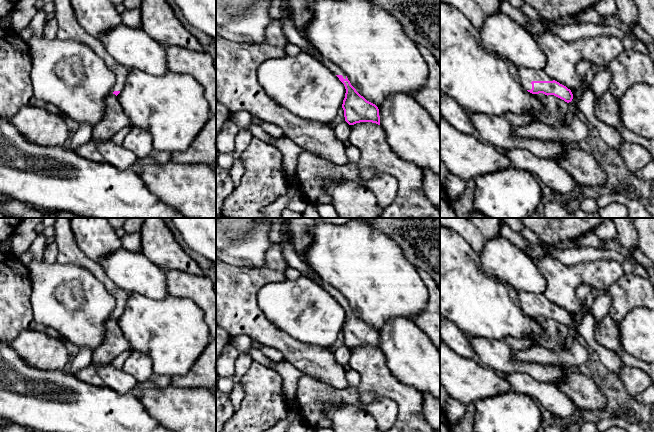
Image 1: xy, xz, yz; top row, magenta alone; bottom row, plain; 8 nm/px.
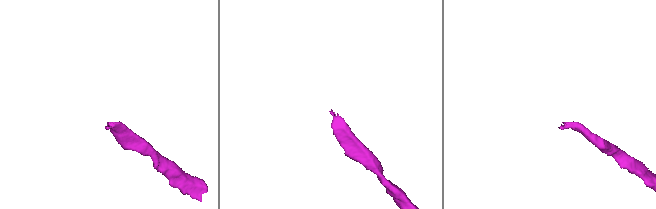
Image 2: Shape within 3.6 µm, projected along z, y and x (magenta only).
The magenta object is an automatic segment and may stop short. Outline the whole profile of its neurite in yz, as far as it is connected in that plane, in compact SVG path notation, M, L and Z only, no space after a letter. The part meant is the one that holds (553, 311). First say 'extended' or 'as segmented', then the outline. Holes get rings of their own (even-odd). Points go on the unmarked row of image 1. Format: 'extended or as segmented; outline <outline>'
extended; outline M518 291L522 310L532 318L554 319L569 327L573 323L570 313L552 303L544 294Z

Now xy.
extended; outline M56 218L53 226L55 228L55 243L58 247L57 262L78 265L89 270L98 278L116 300L116 308L111 317L117 320L125 309L129 294L112 282L103 268L80 249L71 229L70 218Z

